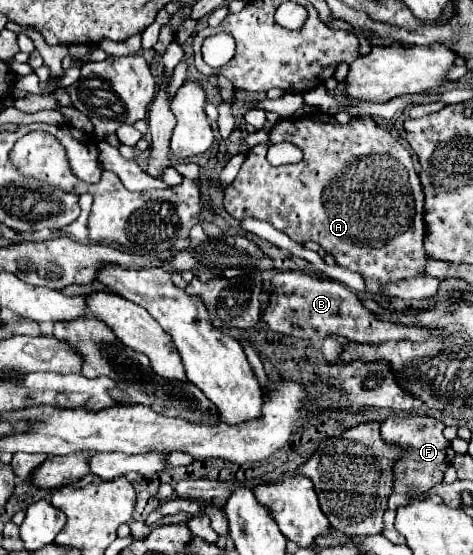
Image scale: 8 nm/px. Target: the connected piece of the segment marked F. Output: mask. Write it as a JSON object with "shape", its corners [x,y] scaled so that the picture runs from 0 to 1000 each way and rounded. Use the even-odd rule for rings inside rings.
{"shape":[[[822,750],[805,764],[810,793],[818,800],[844,804],[852,818],[860,818],[844,825],[839,836],[831,836],[831,861],[835,861],[831,886],[856,890],[860,879],[882,886],[903,886],[928,868],[937,868],[937,854],[953,840],[953,825],[962,822],[953,796],[937,786],[937,771],[941,771],[937,760],[907,750]]]}

